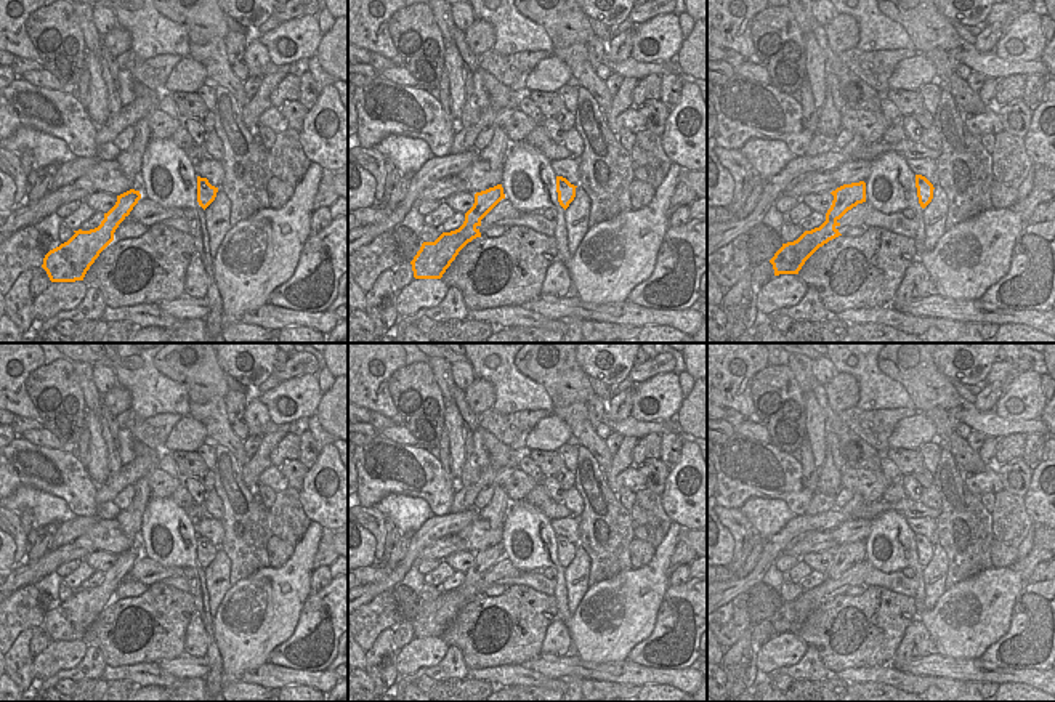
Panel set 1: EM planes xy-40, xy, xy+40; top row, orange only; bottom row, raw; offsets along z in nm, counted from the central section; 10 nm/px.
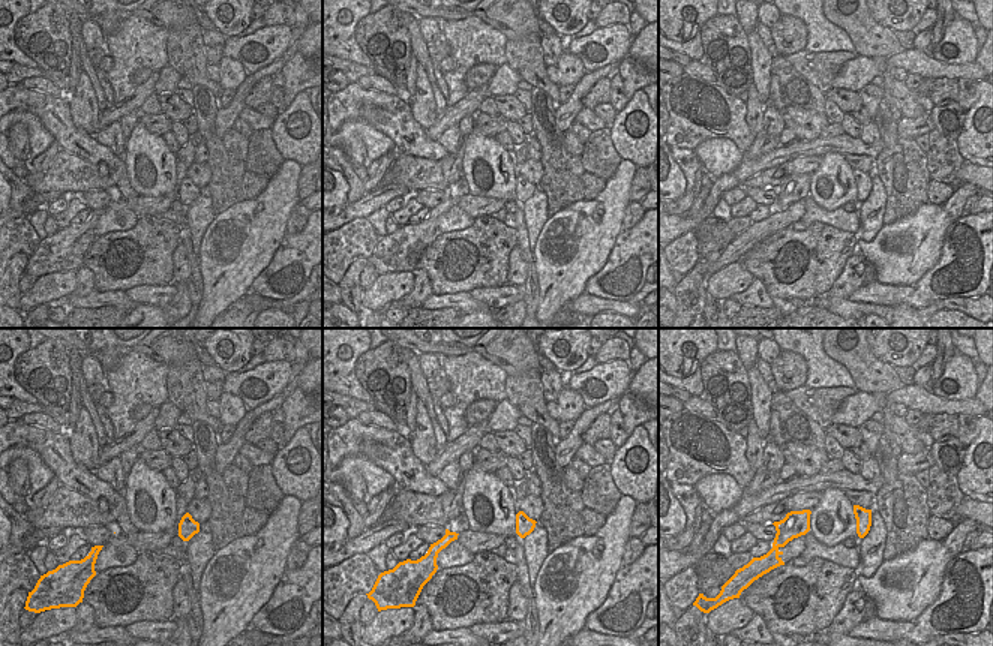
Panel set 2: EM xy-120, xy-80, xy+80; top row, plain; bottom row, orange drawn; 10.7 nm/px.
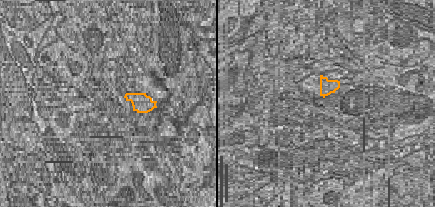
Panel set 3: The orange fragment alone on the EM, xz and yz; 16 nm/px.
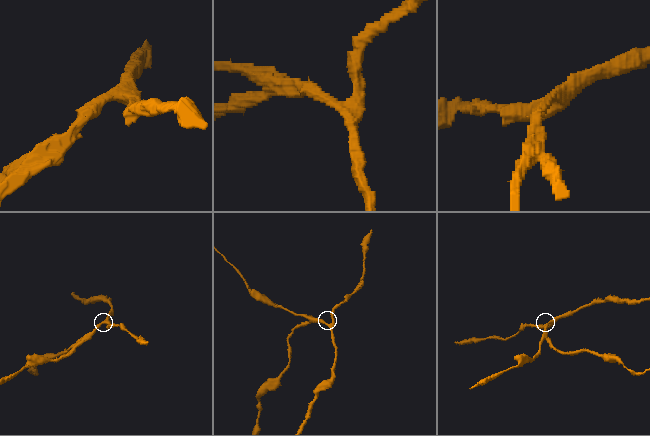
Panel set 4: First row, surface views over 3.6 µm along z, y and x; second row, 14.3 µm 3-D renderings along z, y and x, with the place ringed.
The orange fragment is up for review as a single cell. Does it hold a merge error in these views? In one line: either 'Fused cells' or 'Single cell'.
Fused cells

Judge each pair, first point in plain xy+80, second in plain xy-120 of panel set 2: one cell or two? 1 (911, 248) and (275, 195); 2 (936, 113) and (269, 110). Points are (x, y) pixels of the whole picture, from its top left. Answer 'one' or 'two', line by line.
1: one
2: one

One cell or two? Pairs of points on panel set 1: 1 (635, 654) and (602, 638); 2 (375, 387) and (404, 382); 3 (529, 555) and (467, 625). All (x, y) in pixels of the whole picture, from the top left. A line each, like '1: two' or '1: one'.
1: two
2: two
3: two

